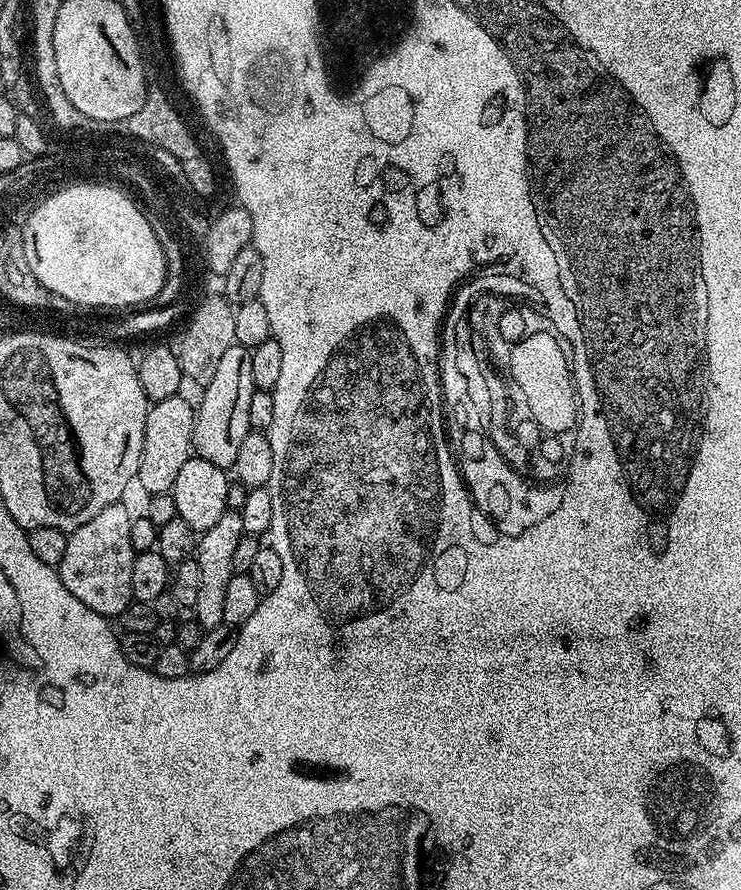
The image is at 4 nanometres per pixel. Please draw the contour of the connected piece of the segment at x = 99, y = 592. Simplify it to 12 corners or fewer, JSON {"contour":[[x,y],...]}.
{"contour":[[106,506],[68,533],[58,569],[90,610],[133,603],[134,512]]}

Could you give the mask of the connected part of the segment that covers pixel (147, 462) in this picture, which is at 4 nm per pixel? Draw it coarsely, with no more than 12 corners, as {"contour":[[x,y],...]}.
{"contour":[[184,394],[149,407],[138,473],[171,493],[193,455],[196,408]]}

